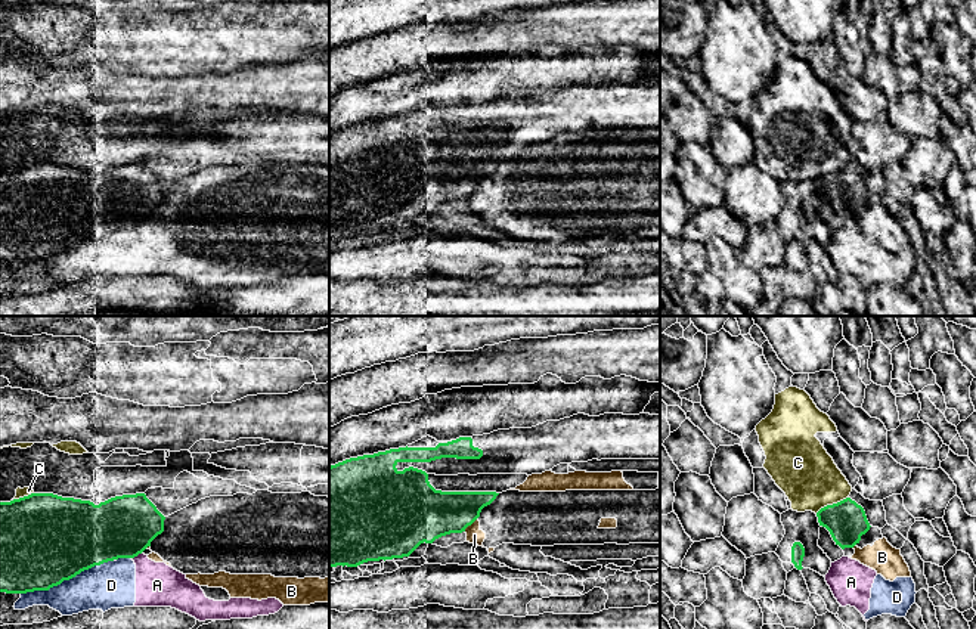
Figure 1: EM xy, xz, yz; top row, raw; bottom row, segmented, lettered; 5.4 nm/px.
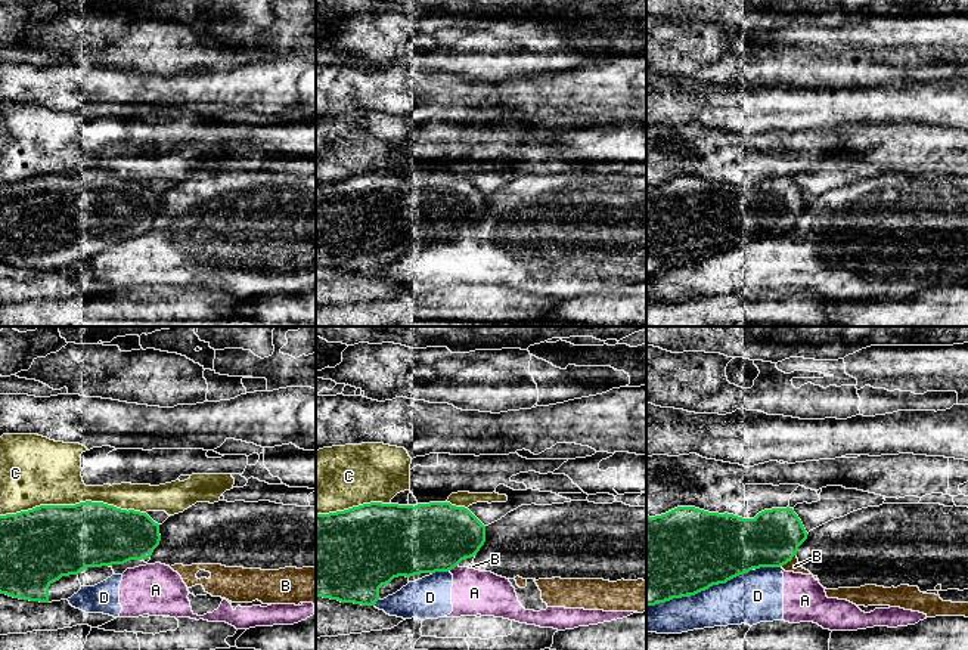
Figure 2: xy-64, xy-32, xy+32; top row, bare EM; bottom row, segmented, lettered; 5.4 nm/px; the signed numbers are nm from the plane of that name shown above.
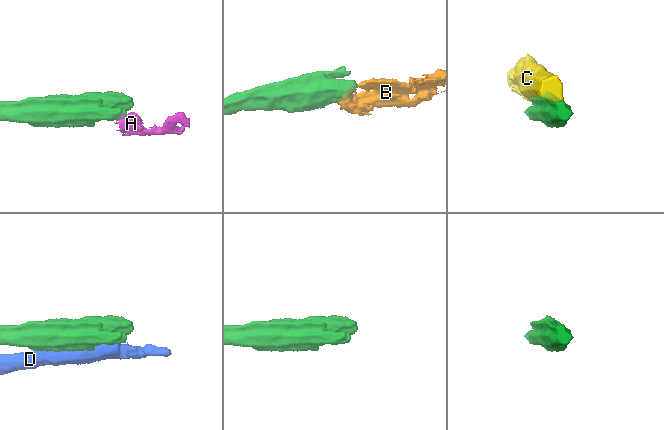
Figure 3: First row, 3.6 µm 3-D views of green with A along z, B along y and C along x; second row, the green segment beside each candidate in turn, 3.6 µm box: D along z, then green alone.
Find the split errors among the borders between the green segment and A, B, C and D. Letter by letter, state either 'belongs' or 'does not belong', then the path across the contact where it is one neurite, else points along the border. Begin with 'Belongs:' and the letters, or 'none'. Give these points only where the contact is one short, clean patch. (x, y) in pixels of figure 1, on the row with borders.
Belongs: none
A: does not belong
B: does not belong; border along xz (477, 517), (464, 530)
C: does not belong
D: does not belong

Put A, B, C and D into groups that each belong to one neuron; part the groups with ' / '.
A B D / C

